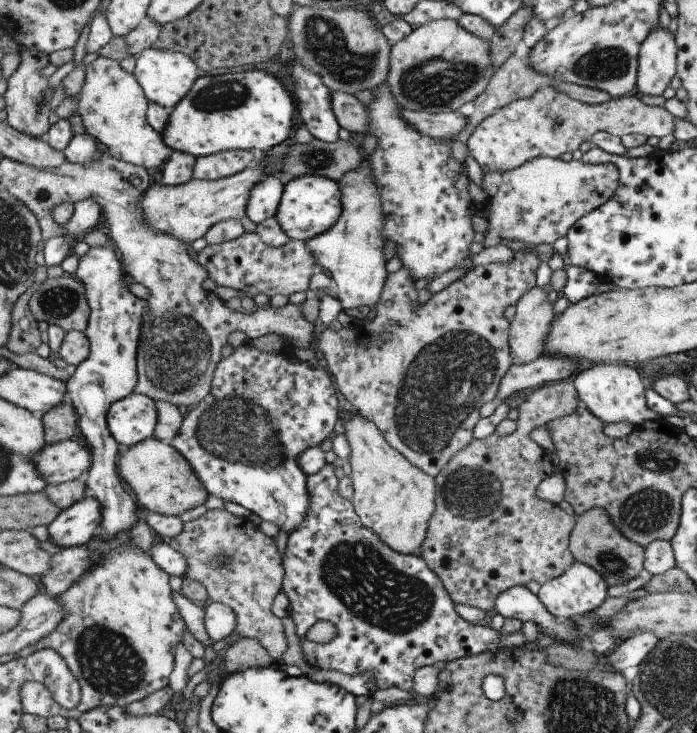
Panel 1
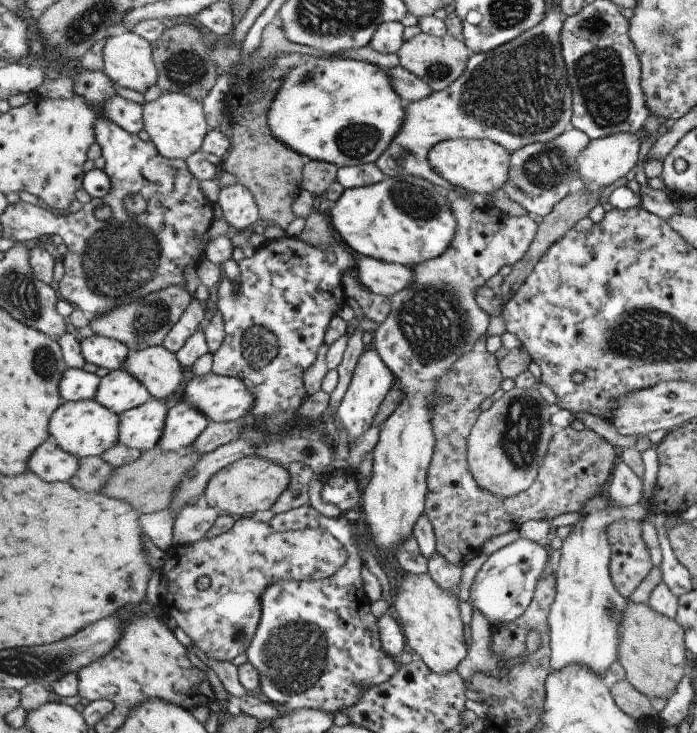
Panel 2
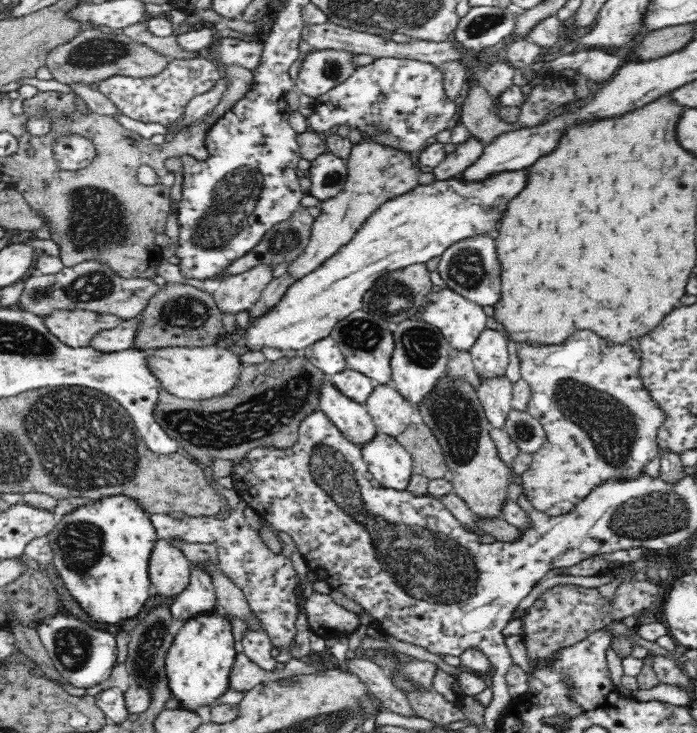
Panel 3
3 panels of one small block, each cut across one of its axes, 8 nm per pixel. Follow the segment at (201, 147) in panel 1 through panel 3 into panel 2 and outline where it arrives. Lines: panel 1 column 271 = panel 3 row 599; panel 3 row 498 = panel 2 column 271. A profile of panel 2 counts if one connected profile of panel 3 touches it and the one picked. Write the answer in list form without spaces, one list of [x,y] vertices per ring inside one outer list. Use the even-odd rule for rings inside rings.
[[[312,57],[282,74],[283,79],[268,112],[272,133],[303,156],[345,165],[374,163],[393,142],[406,123],[406,104],[393,88],[384,68],[359,60]]]

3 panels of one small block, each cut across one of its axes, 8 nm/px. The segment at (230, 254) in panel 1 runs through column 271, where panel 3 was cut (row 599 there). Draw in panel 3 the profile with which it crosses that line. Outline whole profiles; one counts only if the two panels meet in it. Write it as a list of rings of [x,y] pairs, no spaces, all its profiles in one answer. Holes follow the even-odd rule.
[[[240,501],[227,518],[189,517],[174,519],[165,514],[151,514],[149,519],[156,529],[158,539],[180,539],[199,544],[214,544],[218,548],[219,568],[244,593],[250,609],[250,619],[254,619],[271,640],[272,646],[280,648],[277,662],[292,660],[292,642],[296,636],[296,571],[289,557],[274,553],[262,540],[260,533],[251,529],[246,522],[248,506]]]

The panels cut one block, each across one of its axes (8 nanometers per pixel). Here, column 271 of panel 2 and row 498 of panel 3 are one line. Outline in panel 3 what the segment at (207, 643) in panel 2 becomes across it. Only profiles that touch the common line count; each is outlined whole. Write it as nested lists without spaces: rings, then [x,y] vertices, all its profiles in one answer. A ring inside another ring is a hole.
[[[580,330],[576,334],[572,334],[572,338],[568,338],[568,342],[560,344],[560,346],[540,346],[538,344],[522,344],[517,349],[517,357],[519,358],[519,368],[521,378],[524,379],[531,388],[530,404],[528,404],[528,412],[537,418],[542,424],[547,434],[547,441],[533,454],[533,459],[529,469],[521,474],[524,497],[532,503],[532,508],[540,511],[548,516],[560,516],[571,513],[580,501],[583,501],[592,490],[596,489],[608,481],[627,481],[638,478],[644,474],[644,466],[660,455],[660,449],[656,438],[656,428],[664,422],[664,411],[662,411],[645,390],[640,380],[640,353],[637,349],[633,349],[627,344],[608,346],[608,342],[604,342],[602,338],[598,338],[596,334],[592,334],[590,330]]]

